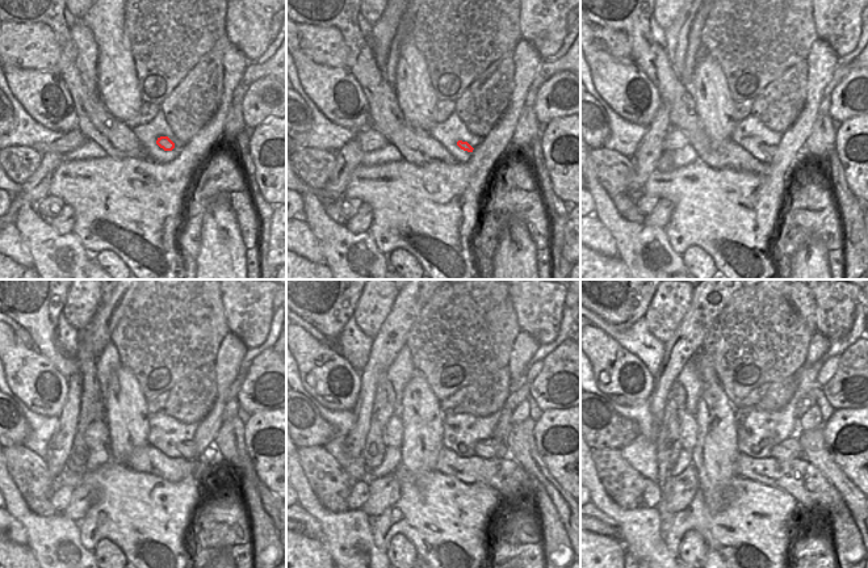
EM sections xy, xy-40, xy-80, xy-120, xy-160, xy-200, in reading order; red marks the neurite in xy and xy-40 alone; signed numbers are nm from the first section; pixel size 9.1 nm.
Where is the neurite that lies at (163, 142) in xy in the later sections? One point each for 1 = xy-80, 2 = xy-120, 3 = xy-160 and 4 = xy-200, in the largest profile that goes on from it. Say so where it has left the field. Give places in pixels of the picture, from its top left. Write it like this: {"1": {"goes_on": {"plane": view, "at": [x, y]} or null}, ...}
{"1": {"goes_on": {"plane": "xy-80", "at": [770, 151]}}, "2": {"goes_on": {"plane": "xy-120", "at": [188, 449]}}, "3": {"goes_on": {"plane": "xy-160", "at": [487, 449]}}, "4": {"goes_on": {"plane": "xy-200", "at": [789, 449]}}}

